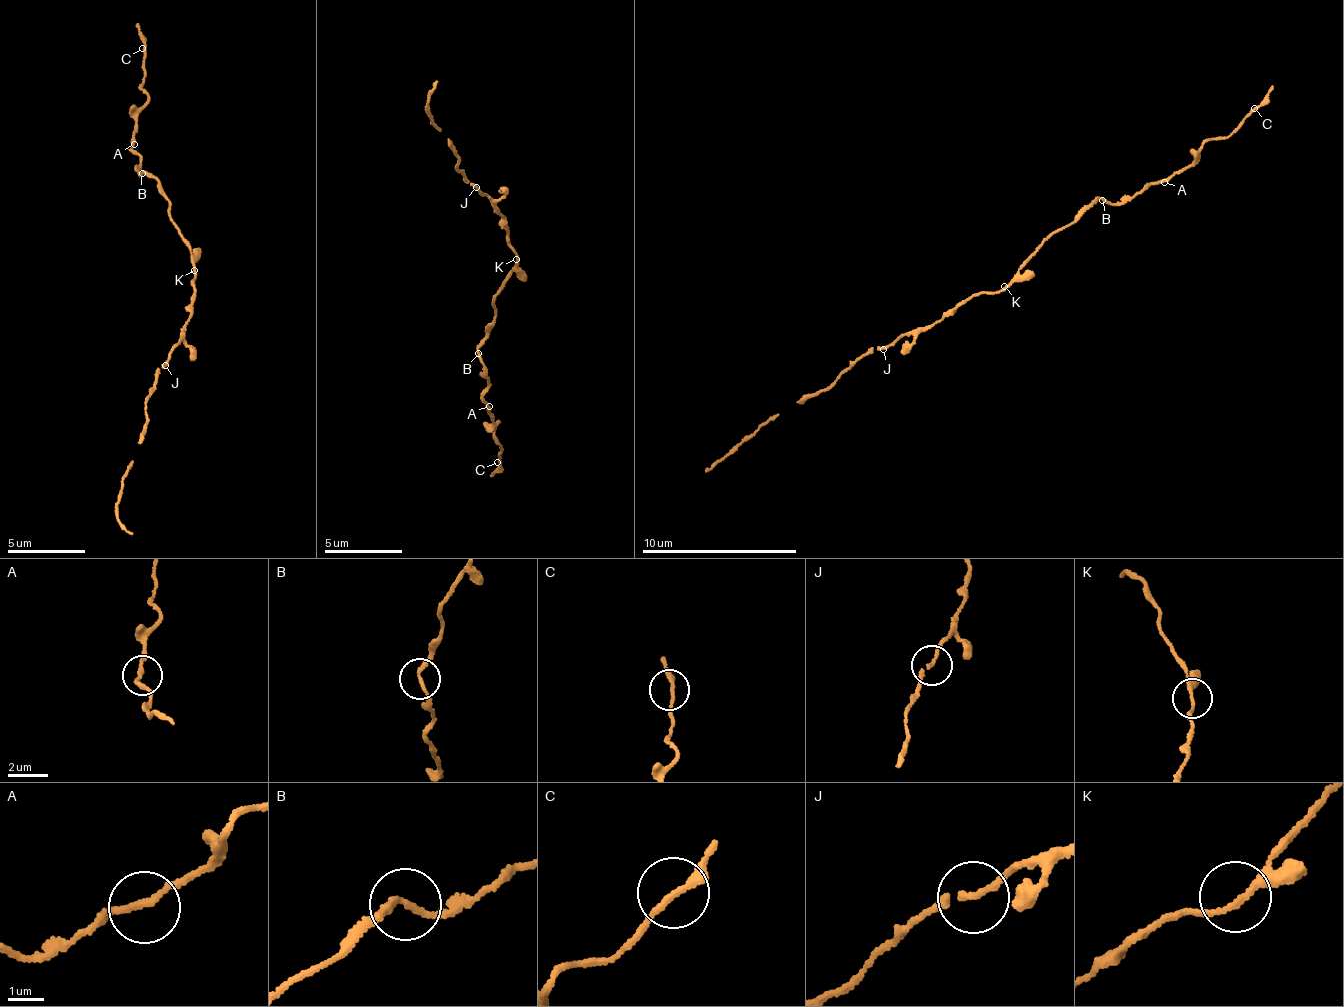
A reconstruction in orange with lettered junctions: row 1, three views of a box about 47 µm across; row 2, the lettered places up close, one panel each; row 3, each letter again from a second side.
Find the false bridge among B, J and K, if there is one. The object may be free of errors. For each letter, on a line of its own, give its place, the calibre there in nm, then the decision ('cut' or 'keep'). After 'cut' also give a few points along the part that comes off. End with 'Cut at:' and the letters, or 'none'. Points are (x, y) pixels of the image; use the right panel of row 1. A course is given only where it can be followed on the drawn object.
B: at (1102, 200); 190 nm thick; keep
J: at (883, 349); 150 nm thick; keep
K: at (1004, 286); 160 nm thick; keep
Cut at: none

